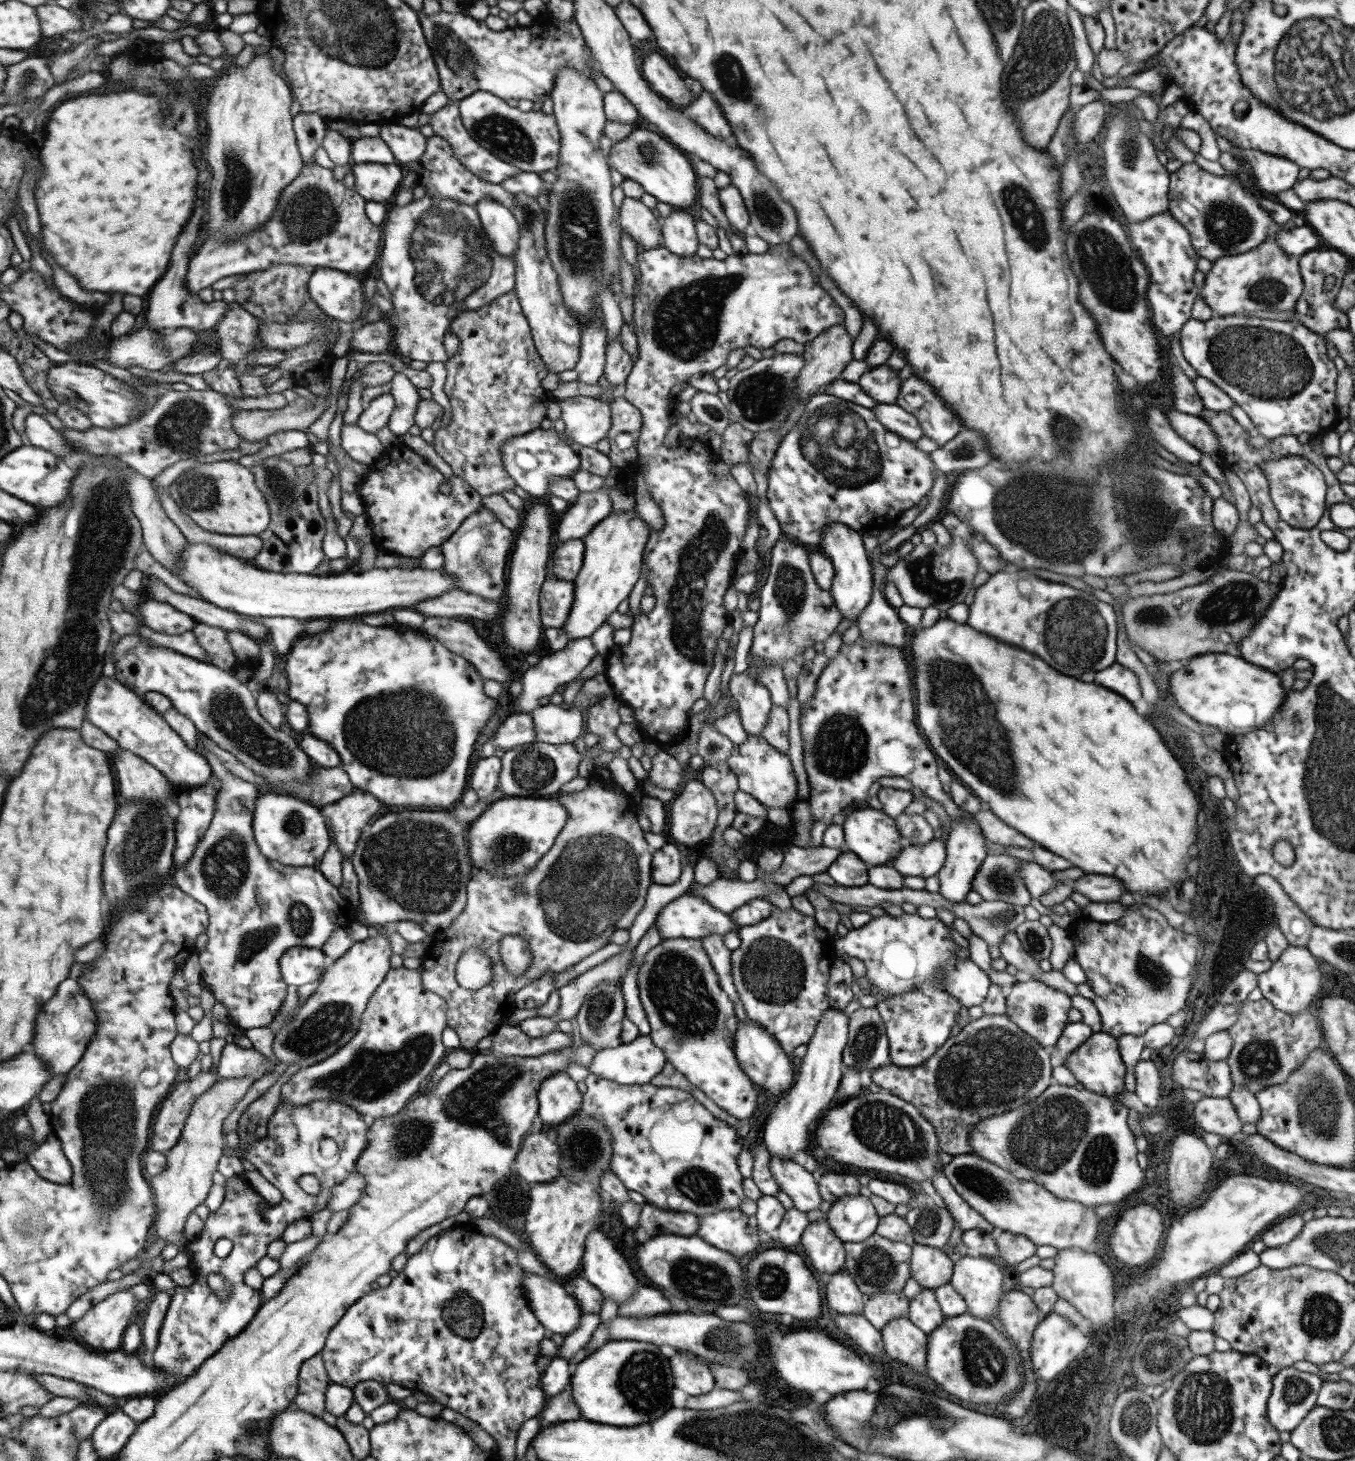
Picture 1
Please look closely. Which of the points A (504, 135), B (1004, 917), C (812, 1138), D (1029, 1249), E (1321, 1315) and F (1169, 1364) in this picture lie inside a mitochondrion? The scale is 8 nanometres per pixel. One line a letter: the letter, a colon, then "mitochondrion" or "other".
A: mitochondrion
B: mitochondrion
C: other
D: other
E: mitochondrion
F: mitochondrion

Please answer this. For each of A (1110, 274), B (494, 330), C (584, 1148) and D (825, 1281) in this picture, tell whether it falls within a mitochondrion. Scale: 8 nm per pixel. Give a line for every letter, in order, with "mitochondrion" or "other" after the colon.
A: mitochondrion
B: other
C: mitochondrion
D: other

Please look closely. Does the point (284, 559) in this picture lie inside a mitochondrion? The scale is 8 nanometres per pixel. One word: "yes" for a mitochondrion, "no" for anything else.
no

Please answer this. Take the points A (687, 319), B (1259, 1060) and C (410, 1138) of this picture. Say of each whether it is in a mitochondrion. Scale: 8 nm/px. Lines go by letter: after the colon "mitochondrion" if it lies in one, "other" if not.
A: mitochondrion
B: mitochondrion
C: mitochondrion

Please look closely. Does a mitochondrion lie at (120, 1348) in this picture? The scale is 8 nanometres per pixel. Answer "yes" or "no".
no

